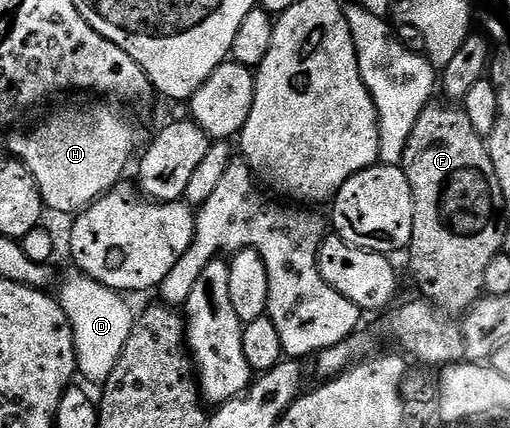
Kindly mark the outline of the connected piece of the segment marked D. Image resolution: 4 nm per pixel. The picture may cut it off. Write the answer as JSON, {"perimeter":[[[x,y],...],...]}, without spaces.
{"perimeter":[[[81,273],[73,274],[63,281],[62,288],[56,291],[56,298],[70,323],[74,338],[74,357],[78,362],[77,374],[101,384],[112,373],[124,349],[124,341],[128,341],[128,333],[136,315],[135,312],[130,312],[129,305],[122,300],[125,298],[119,292],[111,291]]]}

